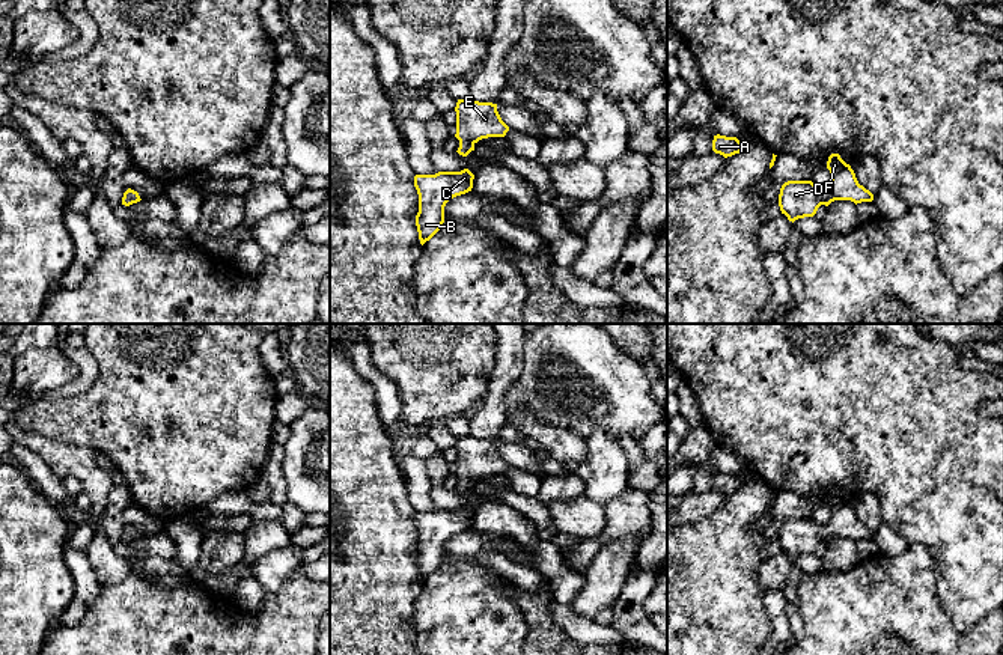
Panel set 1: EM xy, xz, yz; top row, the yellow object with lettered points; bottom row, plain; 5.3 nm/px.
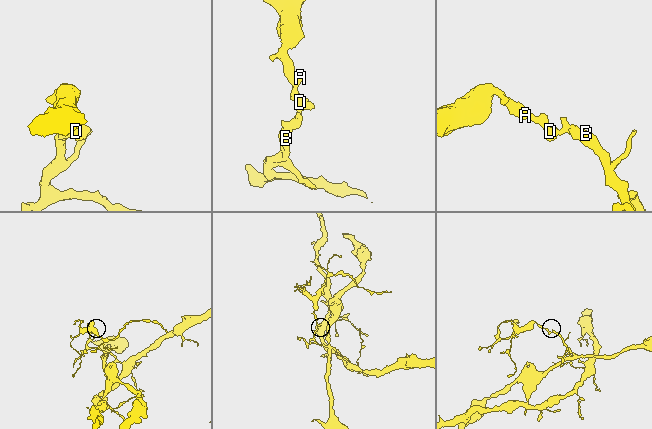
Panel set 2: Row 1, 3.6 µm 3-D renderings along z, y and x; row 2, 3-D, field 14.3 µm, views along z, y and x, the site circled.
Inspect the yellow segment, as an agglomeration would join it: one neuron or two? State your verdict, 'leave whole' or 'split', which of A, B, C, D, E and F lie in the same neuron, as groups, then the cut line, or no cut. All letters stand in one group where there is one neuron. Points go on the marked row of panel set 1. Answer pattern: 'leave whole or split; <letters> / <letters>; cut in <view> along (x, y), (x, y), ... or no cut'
leave whole; A B C D E F; no cut

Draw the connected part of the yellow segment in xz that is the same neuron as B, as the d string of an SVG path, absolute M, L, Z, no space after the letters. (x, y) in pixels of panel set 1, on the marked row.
M468 169L414 176L414 187L419 194L416 226L422 245L441 229L446 203L456 196L471 191L473 179L474 175Z

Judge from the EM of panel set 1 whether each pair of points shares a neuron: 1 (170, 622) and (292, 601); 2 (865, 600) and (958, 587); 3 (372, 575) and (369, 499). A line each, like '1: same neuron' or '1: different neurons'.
1: same neuron
2: different neurons
3: same neuron

